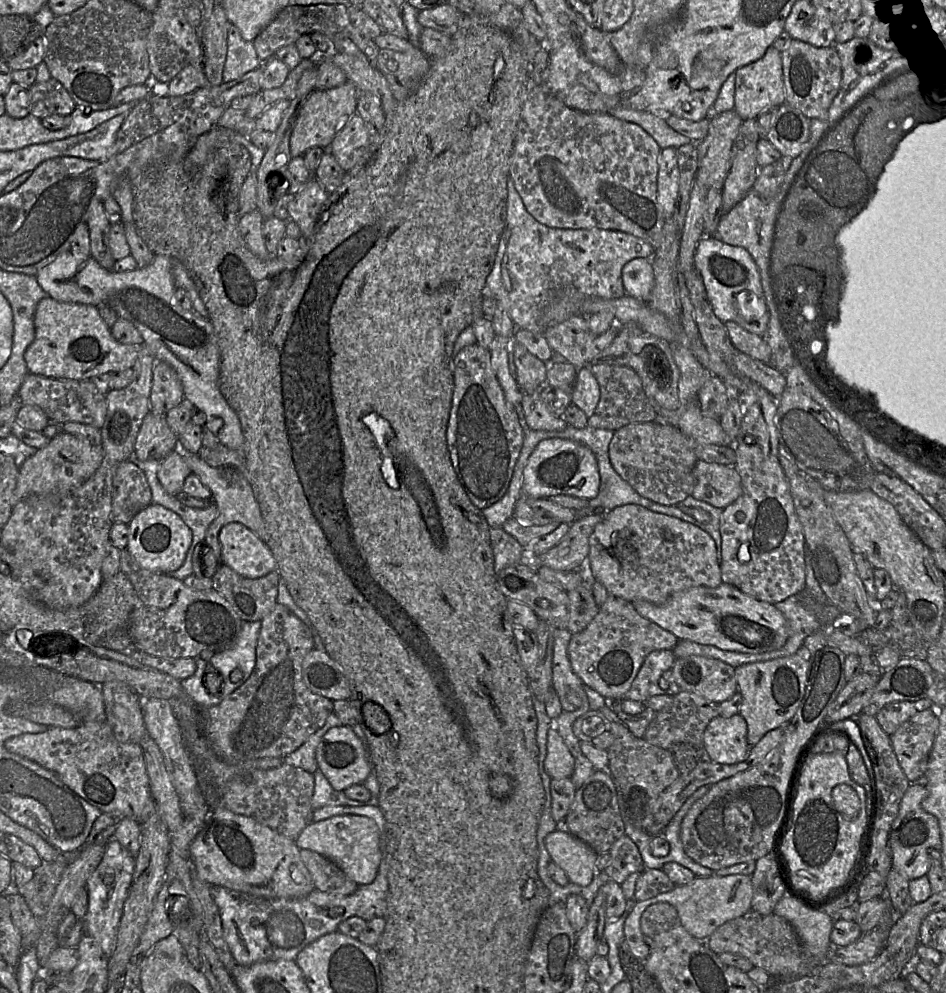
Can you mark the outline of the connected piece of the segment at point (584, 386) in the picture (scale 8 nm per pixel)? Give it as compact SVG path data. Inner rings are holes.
M588 366L578 368L577 378L571 394L572 404L591 417L600 400L598 382Z

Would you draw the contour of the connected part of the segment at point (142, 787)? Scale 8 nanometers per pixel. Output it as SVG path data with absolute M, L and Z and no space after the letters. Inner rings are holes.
M106 720L20 734L8 738L4 746L9 752L54 771L65 785L101 812L131 817L142 823L156 808L141 746L118 741Z

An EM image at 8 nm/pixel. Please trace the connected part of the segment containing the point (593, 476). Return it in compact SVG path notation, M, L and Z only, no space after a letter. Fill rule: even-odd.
M549 438L539 442L523 470L522 493L533 498L568 495L590 500L598 495L599 487L600 475L593 452L569 439Z

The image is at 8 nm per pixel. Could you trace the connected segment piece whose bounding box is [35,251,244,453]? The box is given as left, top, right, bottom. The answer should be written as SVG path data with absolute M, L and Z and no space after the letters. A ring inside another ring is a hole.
M67 251L40 269L35 277L41 288L57 301L94 306L105 303L117 313L118 317L132 322L156 359L168 363L175 369L183 387L184 398L205 413L205 425L216 435L219 442L243 453L244 435L239 418L219 390L220 352L213 325L208 318L203 318L195 311L183 309L174 302L173 296L177 288L171 271L172 261L169 256L160 254L155 255L153 261L146 267L117 272L106 270L92 256L75 256L71 251Z

